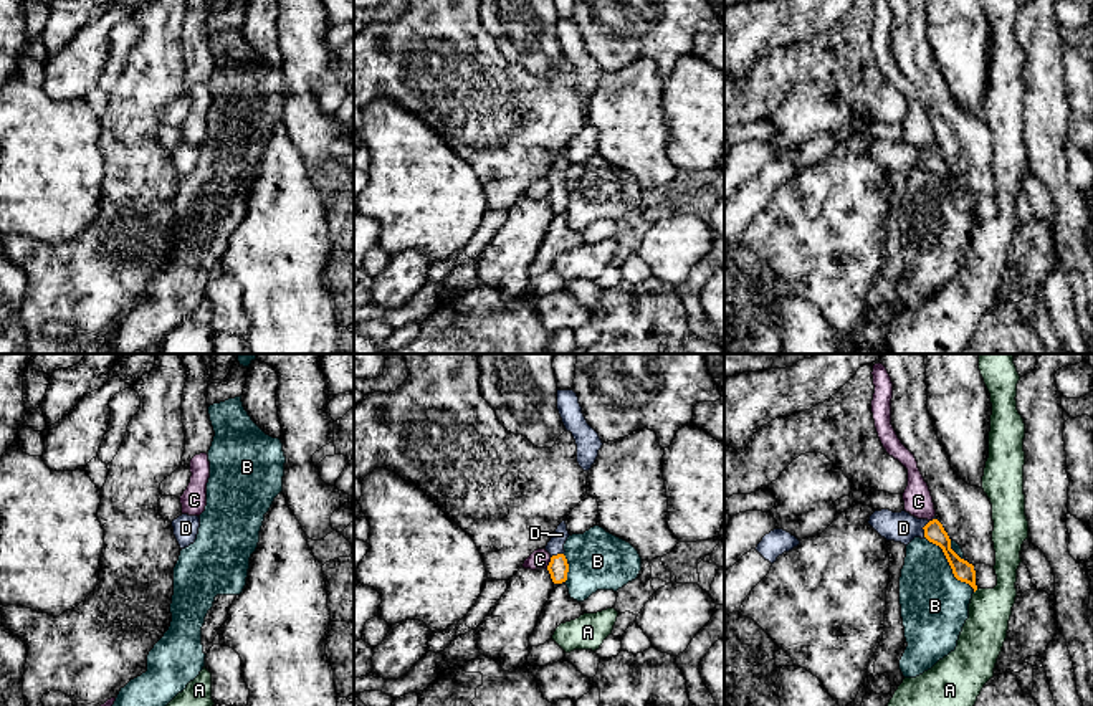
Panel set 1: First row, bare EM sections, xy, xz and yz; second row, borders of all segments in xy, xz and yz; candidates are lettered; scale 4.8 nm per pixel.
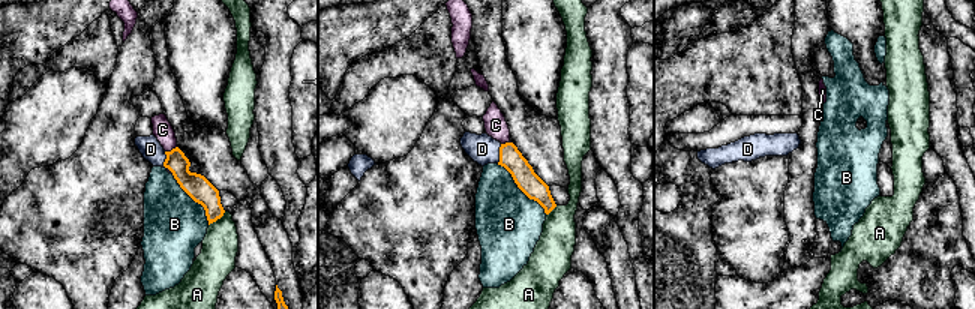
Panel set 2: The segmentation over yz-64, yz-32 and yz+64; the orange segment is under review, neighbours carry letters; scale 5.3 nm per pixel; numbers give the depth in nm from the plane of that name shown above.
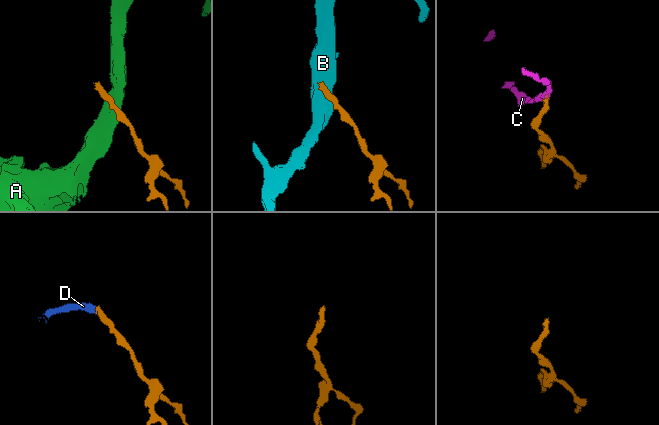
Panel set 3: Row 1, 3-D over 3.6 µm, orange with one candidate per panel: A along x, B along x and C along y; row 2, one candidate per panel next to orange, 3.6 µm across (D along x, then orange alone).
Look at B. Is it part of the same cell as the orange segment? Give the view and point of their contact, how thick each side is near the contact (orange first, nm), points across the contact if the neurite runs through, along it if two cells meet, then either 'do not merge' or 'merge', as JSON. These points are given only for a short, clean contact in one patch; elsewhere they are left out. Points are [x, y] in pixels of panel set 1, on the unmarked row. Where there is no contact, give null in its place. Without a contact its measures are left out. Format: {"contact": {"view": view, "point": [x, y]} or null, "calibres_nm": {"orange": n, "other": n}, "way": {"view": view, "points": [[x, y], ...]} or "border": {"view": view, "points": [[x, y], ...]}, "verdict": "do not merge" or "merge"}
{"contact": {"view": "yz", "point": [949, 194]}, "calibres_nm": {"orange": 100, "other": 340}, "border": {"view": "yz", "points": [[925, 166], [941, 179], [951, 202], [974, 220]]}, "verdict": "do not merge"}

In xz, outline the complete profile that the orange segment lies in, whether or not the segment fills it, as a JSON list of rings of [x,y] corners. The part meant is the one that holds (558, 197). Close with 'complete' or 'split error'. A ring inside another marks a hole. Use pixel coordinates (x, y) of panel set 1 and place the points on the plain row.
[[[562,150],[546,175],[546,180],[551,184],[547,200],[554,213],[562,213],[567,210],[569,193],[564,185],[564,174],[569,165],[567,154]]]; split error

